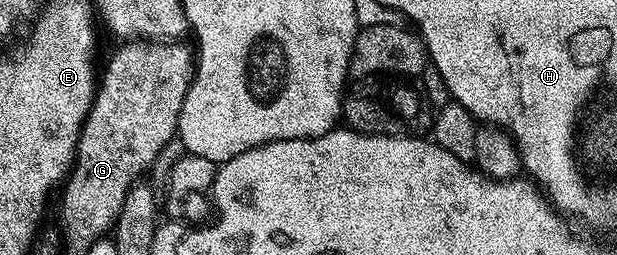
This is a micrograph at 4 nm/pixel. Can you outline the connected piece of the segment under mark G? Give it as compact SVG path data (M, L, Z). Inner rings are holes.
M127 41L116 49L107 65L107 72L102 72L101 82L98 84L95 92L95 99L91 103L91 111L87 115L86 121L83 122L83 131L79 134L79 146L75 148L75 162L72 163L70 172L62 184L63 200L57 203L57 211L75 211L75 215L91 215L91 211L103 211L103 229L110 232L114 228L117 217L121 213L121 205L125 205L125 197L134 183L140 182L141 177L146 171L150 172L155 166L157 157L161 149L165 149L167 142L176 138L179 130L179 112L185 105L185 97L191 88L191 80L195 77L196 56L192 48L186 47L183 41Z

